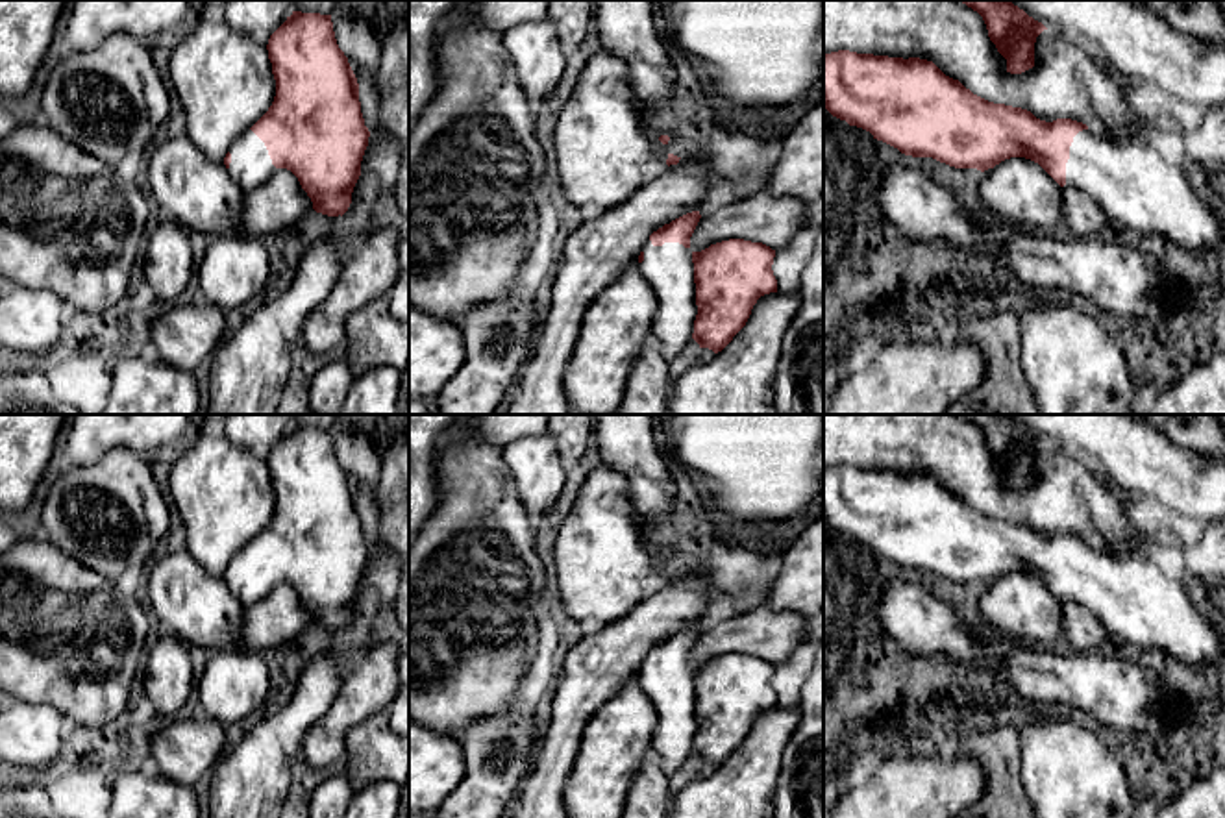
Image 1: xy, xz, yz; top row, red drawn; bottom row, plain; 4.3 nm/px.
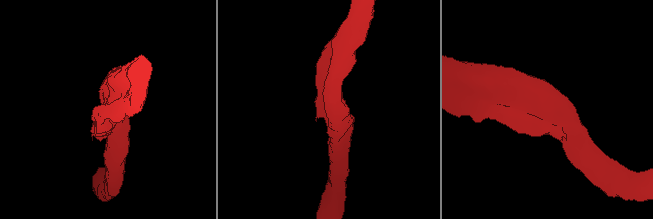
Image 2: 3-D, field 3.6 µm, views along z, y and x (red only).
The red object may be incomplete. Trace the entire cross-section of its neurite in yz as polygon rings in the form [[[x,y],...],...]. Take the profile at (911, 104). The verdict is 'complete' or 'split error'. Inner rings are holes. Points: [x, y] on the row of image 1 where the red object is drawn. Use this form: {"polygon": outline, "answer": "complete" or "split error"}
{"polygon": [[[849,50],[825,54],[823,107],[905,155],[933,157],[955,168],[984,172],[1010,157],[1031,159],[1060,187],[1075,187],[1092,196],[1110,220],[1157,235],[1188,254],[1219,250],[1223,244],[1223,209],[1203,202],[1182,168],[1169,167],[1151,146],[1121,144],[1071,118],[1046,122],[1027,109],[988,102],[946,76],[933,61]]], "answer": "split error"}

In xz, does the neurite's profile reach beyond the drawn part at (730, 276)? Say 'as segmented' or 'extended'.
extended

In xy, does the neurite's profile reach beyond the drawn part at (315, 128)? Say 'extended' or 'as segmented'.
extended

